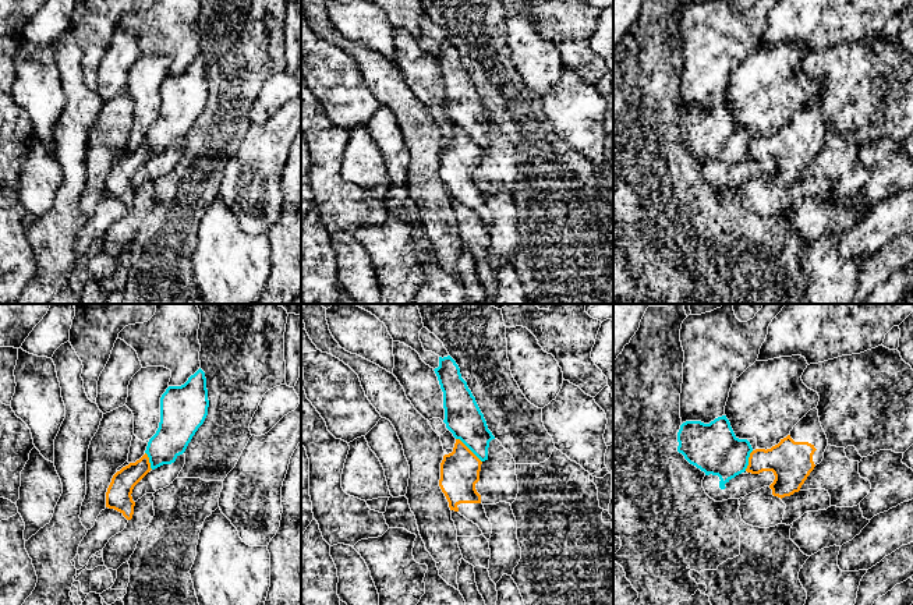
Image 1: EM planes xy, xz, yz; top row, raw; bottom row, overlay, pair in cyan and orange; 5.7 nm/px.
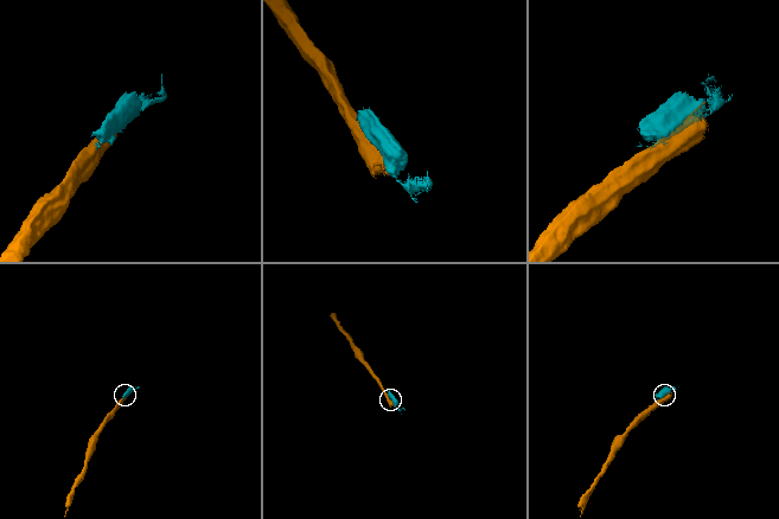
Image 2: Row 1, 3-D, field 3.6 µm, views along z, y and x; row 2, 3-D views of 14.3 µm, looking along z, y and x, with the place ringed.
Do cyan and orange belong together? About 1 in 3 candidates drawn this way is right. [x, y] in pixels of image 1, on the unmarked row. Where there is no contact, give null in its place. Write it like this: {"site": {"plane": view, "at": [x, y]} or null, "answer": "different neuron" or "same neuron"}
{"site": {"plane": "xz", "at": [469, 135]}, "answer": "different neuron"}

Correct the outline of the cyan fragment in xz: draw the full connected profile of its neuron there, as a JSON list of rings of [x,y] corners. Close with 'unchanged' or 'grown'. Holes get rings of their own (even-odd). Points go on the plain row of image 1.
[[[427,15],[420,18],[420,28],[425,39],[432,39],[439,45],[439,54],[434,59],[443,79],[446,116],[481,149],[488,148],[489,130],[495,124],[488,117],[467,70],[461,66],[459,53],[449,43],[443,31]]]; grown

